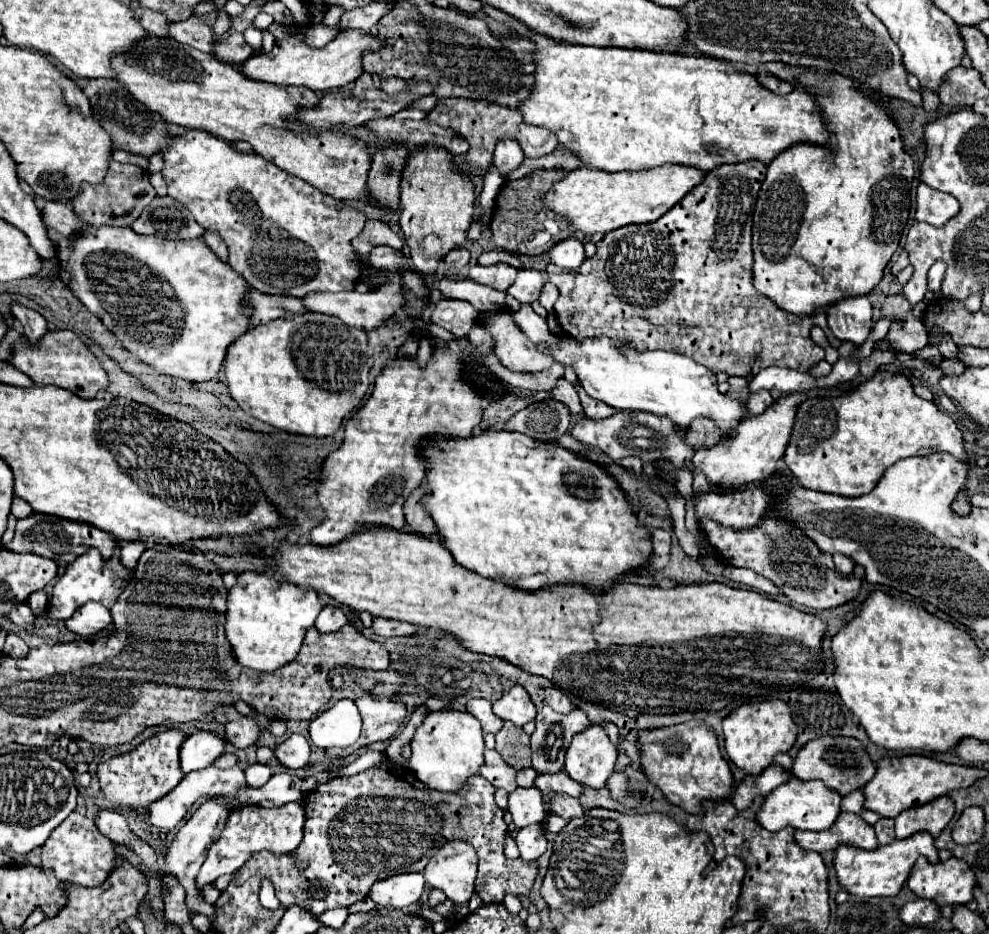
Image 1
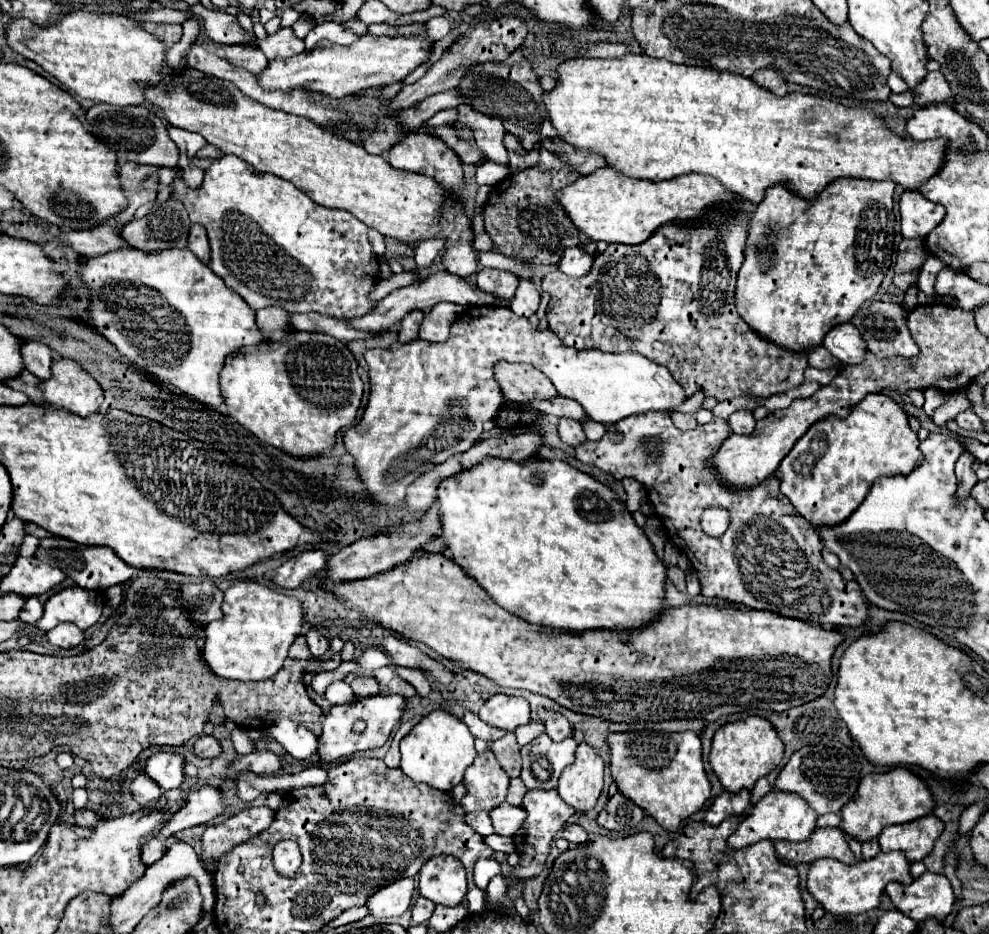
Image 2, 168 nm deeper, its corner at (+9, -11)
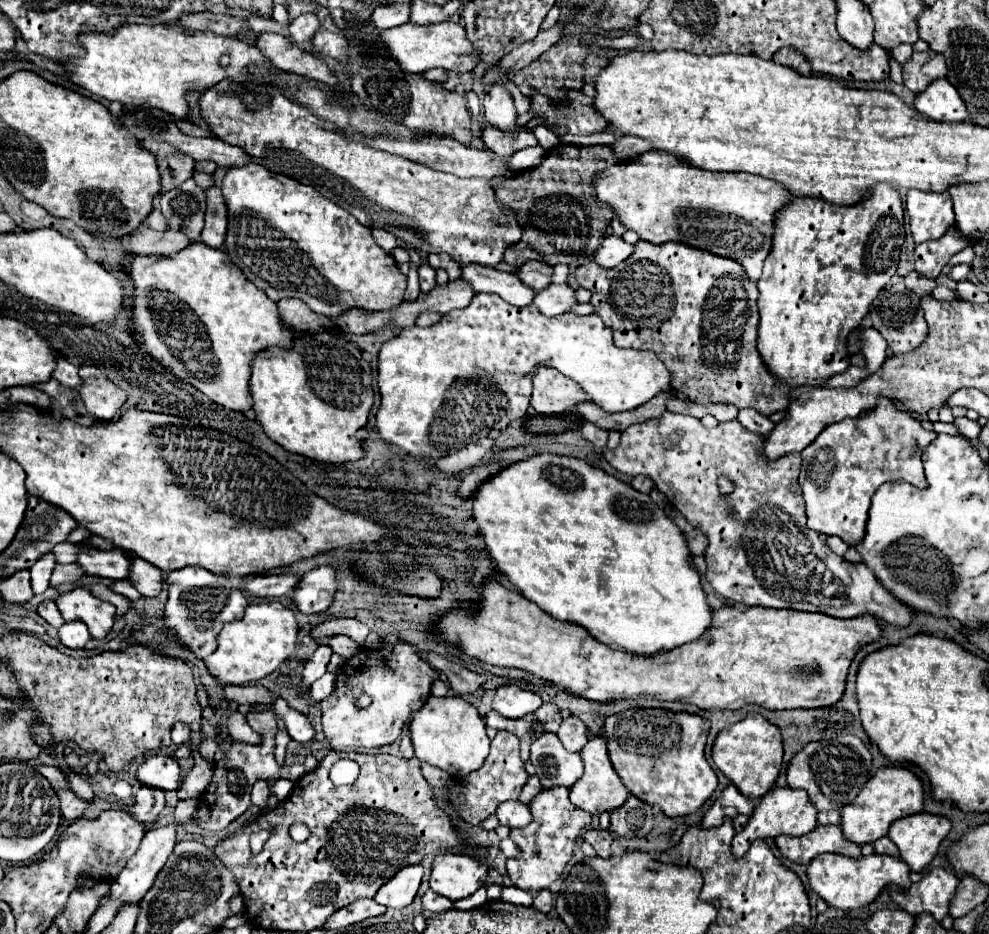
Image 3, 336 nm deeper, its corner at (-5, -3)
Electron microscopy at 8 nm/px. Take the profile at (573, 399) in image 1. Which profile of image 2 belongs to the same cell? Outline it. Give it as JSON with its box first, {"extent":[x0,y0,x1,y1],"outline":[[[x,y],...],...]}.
{"extent":[559,418,587,448],"outline":[[[561,418],[559,420],[559,438],[567,444],[567,446],[571,446],[571,448],[577,448],[579,444],[583,444],[587,438],[585,438],[585,432],[583,432],[583,426],[581,424],[577,424],[575,420],[565,420],[565,418]]]}

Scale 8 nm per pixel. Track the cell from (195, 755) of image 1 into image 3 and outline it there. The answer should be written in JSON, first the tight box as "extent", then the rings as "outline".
{"extent":[137,754,183,790],"outline":[[[155,754],[145,760],[145,764],[137,770],[137,778],[153,788],[163,790],[177,790],[181,786],[183,774],[181,774],[179,762],[169,754]]]}

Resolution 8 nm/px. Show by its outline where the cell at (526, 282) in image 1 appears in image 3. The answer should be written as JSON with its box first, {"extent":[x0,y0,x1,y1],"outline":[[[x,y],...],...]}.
{"extent":[533,284,577,316],"outline":[[[551,284],[543,292],[537,292],[535,300],[533,300],[533,304],[545,316],[565,314],[571,308],[571,304],[575,304],[575,302],[577,300],[573,296],[573,288],[567,284]]]}

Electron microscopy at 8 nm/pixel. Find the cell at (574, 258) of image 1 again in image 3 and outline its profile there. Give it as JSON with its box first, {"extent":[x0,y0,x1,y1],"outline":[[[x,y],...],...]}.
{"extent":[593,236,633,268],"outline":[[[607,236],[601,242],[599,250],[595,250],[593,262],[603,266],[603,268],[613,268],[615,264],[623,262],[631,252],[633,252],[633,246],[627,244],[623,238],[619,238],[619,236]]]}

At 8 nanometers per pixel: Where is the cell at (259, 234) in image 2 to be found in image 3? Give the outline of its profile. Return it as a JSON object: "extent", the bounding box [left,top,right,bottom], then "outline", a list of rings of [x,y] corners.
{"extent":[221,162,405,316],"outline":[[[255,162],[229,168],[221,188],[229,220],[225,236],[227,254],[247,280],[261,288],[273,302],[281,298],[299,298],[315,310],[315,314],[323,316],[337,316],[355,306],[365,310],[387,310],[403,302],[405,276],[399,272],[393,256],[375,244],[371,228],[359,224],[355,216],[323,198],[315,188],[287,176],[281,178]]]}

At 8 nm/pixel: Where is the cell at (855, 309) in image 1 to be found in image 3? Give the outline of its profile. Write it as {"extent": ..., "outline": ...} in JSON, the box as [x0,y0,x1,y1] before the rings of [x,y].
{"extent":[859,328,887,372],"outline":[[[859,328],[859,342],[861,342],[861,354],[867,360],[867,370],[877,372],[883,360],[887,358],[887,344],[875,328]]]}

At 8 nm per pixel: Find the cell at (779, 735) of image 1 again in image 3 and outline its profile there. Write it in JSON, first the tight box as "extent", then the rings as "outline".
{"extent":[713,714,783,800],"outline":[[[749,714],[719,732],[713,744],[713,762],[747,798],[759,800],[773,788],[783,764],[781,732],[761,714]]]}

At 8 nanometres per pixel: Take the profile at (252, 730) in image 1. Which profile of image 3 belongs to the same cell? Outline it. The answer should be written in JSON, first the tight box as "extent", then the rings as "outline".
{"extent":[201,736,219,760],"outline":[[[213,736],[213,738],[205,738],[201,742],[201,756],[205,760],[213,760],[213,754],[217,752],[217,746],[219,746],[219,740]]]}

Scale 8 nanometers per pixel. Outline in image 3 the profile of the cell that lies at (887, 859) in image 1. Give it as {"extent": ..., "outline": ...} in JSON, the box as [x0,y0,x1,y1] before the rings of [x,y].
{"extent":[807,854,911,910],"outline":[[[819,854],[807,866],[807,876],[811,888],[833,908],[855,910],[871,904],[887,884],[897,884],[899,888],[911,886],[911,870],[897,856],[881,856],[871,854],[863,858],[849,858],[841,854]]]}

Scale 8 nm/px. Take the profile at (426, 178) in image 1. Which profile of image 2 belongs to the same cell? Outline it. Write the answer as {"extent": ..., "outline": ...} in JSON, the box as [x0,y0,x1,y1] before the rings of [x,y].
{"extent":[389,122,463,192],"outline":[[[425,122],[419,128],[405,130],[405,136],[397,144],[391,146],[391,150],[389,150],[389,164],[393,168],[403,168],[403,170],[409,170],[409,172],[431,176],[433,180],[443,184],[443,188],[447,188],[451,192],[463,188],[461,160],[457,158],[457,154],[443,140],[439,140],[431,130],[427,130]]]}

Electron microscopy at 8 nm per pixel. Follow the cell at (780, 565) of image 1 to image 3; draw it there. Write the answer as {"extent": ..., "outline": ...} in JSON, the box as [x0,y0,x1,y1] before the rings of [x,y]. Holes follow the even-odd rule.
{"extent":[603,410,913,626],"outline":[[[665,410],[659,420],[647,420],[647,424],[633,424],[631,428],[623,430],[619,446],[615,450],[605,448],[603,456],[615,470],[623,474],[645,474],[653,478],[657,490],[671,500],[671,504],[687,518],[691,526],[699,528],[707,536],[709,546],[705,550],[705,576],[715,592],[723,598],[745,606],[793,608],[803,612],[821,612],[833,618],[857,618],[869,614],[895,626],[907,626],[913,612],[909,606],[891,596],[863,562],[853,564],[837,556],[829,548],[825,534],[807,528],[805,506],[797,482],[801,456],[787,454],[779,460],[765,460],[761,446],[763,436],[747,432],[737,418],[721,422],[717,428],[705,428],[701,420],[693,416]],[[719,476],[725,476],[733,482],[735,488],[731,494],[725,496],[719,492]],[[727,506],[733,506],[735,518],[727,514]]]}

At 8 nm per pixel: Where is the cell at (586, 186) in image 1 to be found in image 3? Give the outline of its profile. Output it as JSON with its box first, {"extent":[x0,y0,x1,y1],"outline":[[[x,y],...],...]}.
{"extent":[595,152,791,280],"outline":[[[647,152],[629,162],[617,162],[599,176],[595,176],[595,192],[603,204],[615,208],[615,216],[627,230],[637,232],[643,240],[653,244],[663,244],[669,240],[683,242],[701,250],[709,250],[719,256],[729,256],[745,266],[751,280],[759,280],[763,260],[771,250],[773,236],[773,214],[783,208],[791,194],[777,182],[745,174],[745,172],[711,172],[701,170],[667,152]]]}

